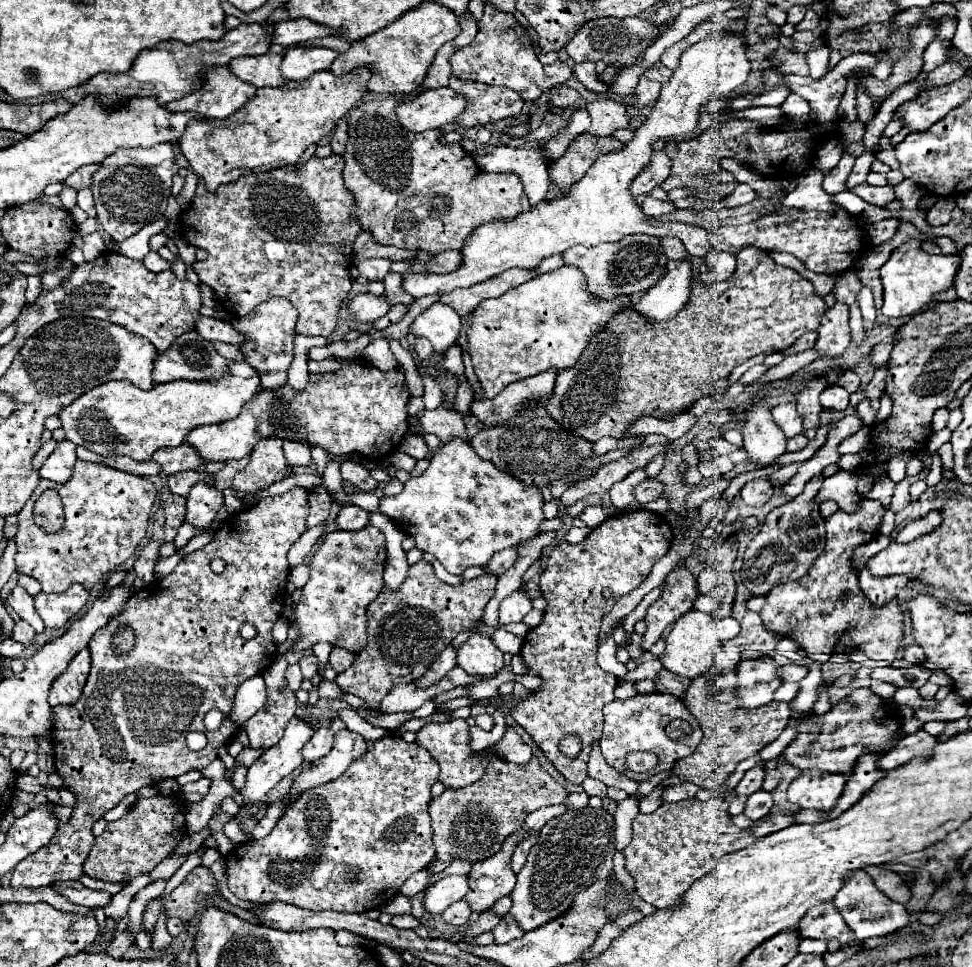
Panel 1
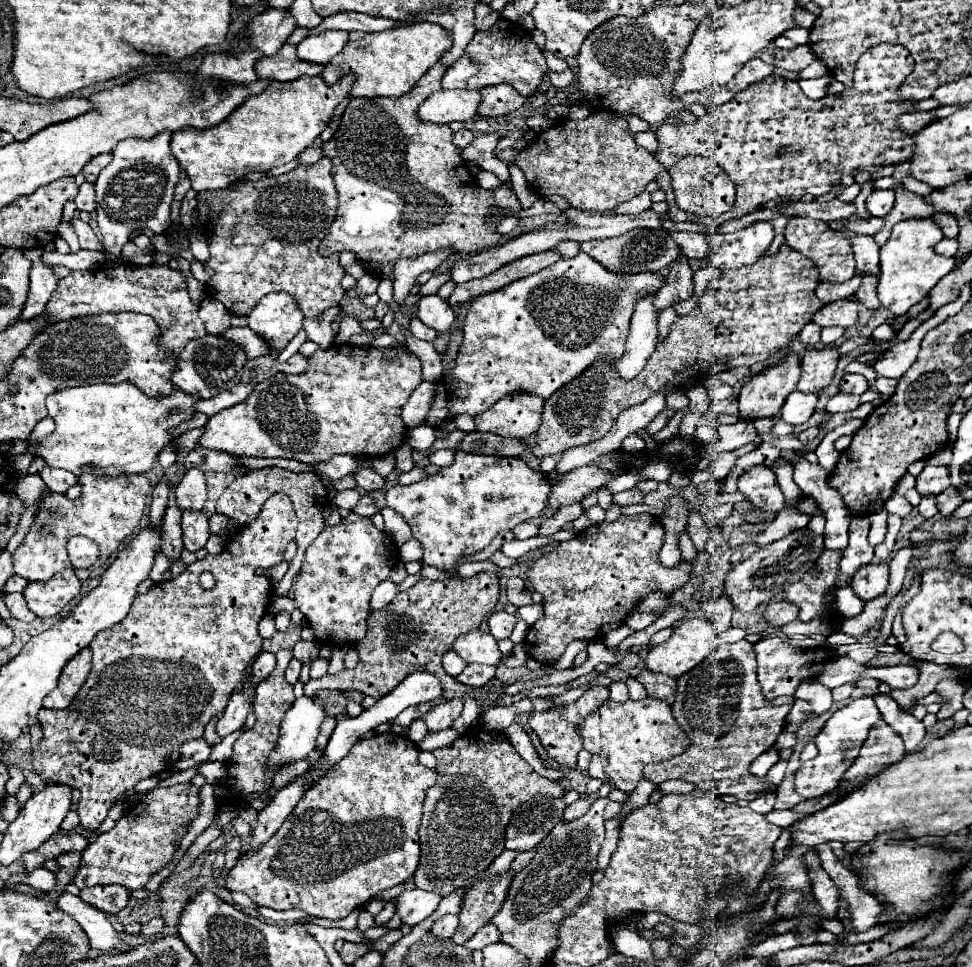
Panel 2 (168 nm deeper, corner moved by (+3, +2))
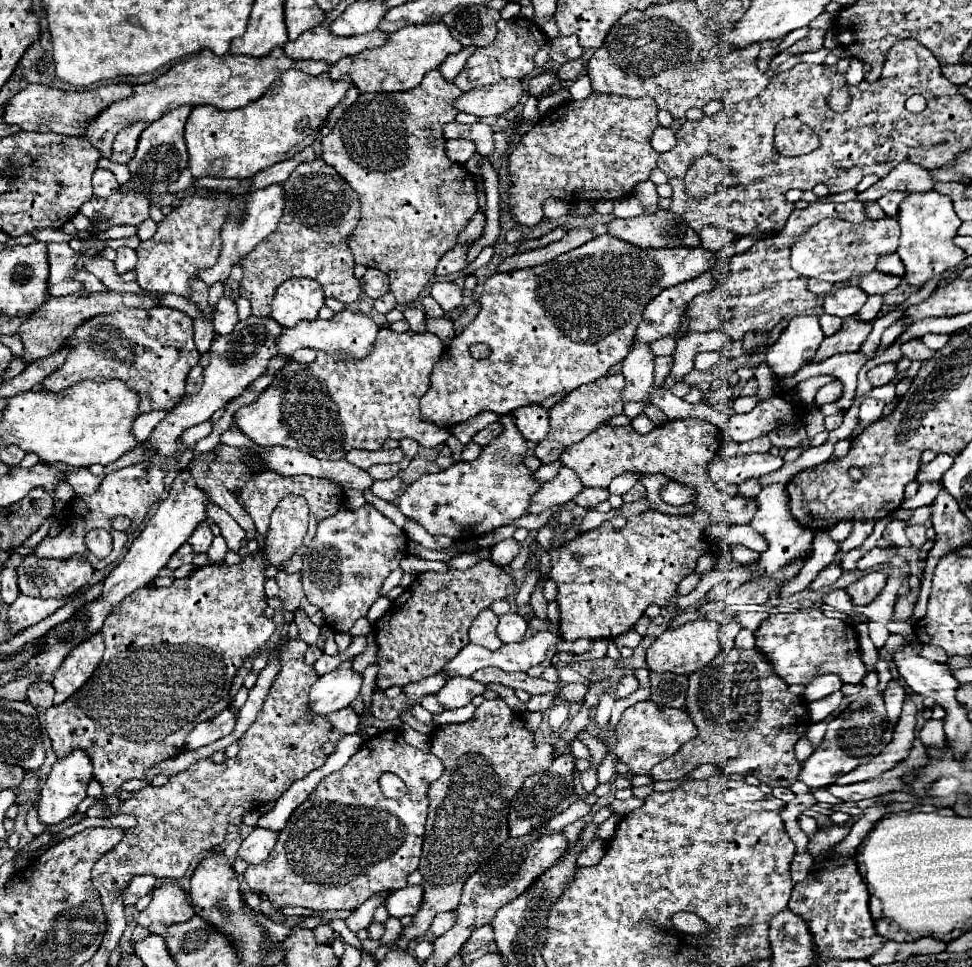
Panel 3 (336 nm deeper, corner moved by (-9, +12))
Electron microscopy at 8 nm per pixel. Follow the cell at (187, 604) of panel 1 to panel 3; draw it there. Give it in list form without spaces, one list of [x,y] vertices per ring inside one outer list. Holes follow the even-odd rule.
[[[285,495],[277,503],[277,507],[273,509],[273,513],[271,513],[271,525],[269,525],[269,531],[265,535],[265,547],[263,549],[257,549],[255,555],[247,555],[247,557],[241,559],[241,563],[231,565],[231,567],[229,565],[223,565],[223,563],[211,563],[211,565],[205,565],[205,567],[195,569],[189,577],[173,579],[173,583],[169,587],[153,587],[153,585],[149,585],[149,587],[141,587],[141,591],[135,591],[133,595],[127,595],[125,601],[121,601],[113,609],[113,615],[109,615],[109,619],[105,621],[105,625],[101,629],[101,635],[105,639],[105,655],[103,655],[99,667],[95,669],[95,673],[91,675],[91,679],[77,693],[73,693],[65,703],[51,705],[49,709],[45,709],[47,733],[49,733],[49,739],[51,739],[51,745],[53,745],[53,751],[55,751],[57,759],[67,757],[75,749],[85,751],[89,755],[91,763],[93,763],[93,775],[95,775],[95,779],[103,787],[103,795],[113,795],[125,781],[129,781],[129,779],[141,779],[145,775],[145,771],[149,771],[153,765],[157,765],[157,763],[161,763],[165,759],[171,759],[171,757],[179,755],[181,751],[185,751],[187,735],[195,729],[197,723],[209,721],[217,713],[221,713],[223,709],[229,707],[229,703],[231,703],[229,687],[231,687],[237,671],[243,667],[243,663],[249,657],[253,657],[255,653],[259,653],[263,649],[263,645],[271,639],[271,635],[275,631],[275,621],[265,617],[265,609],[267,609],[267,597],[265,597],[265,591],[263,591],[265,571],[267,571],[267,565],[279,567],[281,563],[285,563],[287,559],[293,557],[293,553],[303,543],[303,537],[307,533],[307,525],[309,525],[309,505],[307,505],[307,501],[301,495]]]

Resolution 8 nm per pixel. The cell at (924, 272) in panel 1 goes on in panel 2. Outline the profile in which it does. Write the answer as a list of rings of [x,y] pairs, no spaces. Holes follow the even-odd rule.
[[[933,215],[903,219],[893,227],[889,241],[881,247],[881,275],[879,275],[879,299],[883,307],[899,317],[917,305],[929,291],[955,267],[955,259],[937,255],[933,247],[943,239],[941,227]]]

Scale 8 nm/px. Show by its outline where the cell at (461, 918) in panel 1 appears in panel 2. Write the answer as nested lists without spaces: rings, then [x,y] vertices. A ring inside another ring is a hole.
[[[443,915],[441,919],[437,919],[431,927],[431,933],[439,939],[447,939],[447,937],[453,937],[453,933],[457,931],[457,915]]]

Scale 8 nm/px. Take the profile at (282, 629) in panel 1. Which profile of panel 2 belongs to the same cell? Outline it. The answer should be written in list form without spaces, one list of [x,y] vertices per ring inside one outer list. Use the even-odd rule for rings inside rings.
[[[263,617],[261,623],[259,623],[259,635],[261,635],[263,639],[269,639],[269,637],[273,637],[275,633],[277,633],[277,629],[275,629],[273,617]]]

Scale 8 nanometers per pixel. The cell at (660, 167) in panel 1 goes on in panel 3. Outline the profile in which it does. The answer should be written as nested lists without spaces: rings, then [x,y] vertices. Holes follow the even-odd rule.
[[[591,93],[583,101],[567,101],[547,115],[513,147],[509,155],[509,173],[513,179],[511,187],[511,213],[521,225],[535,225],[543,219],[541,205],[545,199],[561,199],[569,203],[579,201],[599,201],[599,199],[623,199],[629,197],[635,185],[649,179],[651,171],[657,167],[659,153],[651,147],[651,135],[657,121],[657,105],[653,99],[621,99],[617,95],[597,95]]]

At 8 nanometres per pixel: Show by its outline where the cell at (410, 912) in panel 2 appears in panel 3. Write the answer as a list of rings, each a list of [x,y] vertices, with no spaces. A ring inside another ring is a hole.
[[[407,885],[403,889],[397,889],[393,891],[385,905],[387,905],[387,911],[391,917],[405,917],[405,915],[415,915],[419,911],[423,903],[423,887],[421,885]]]

